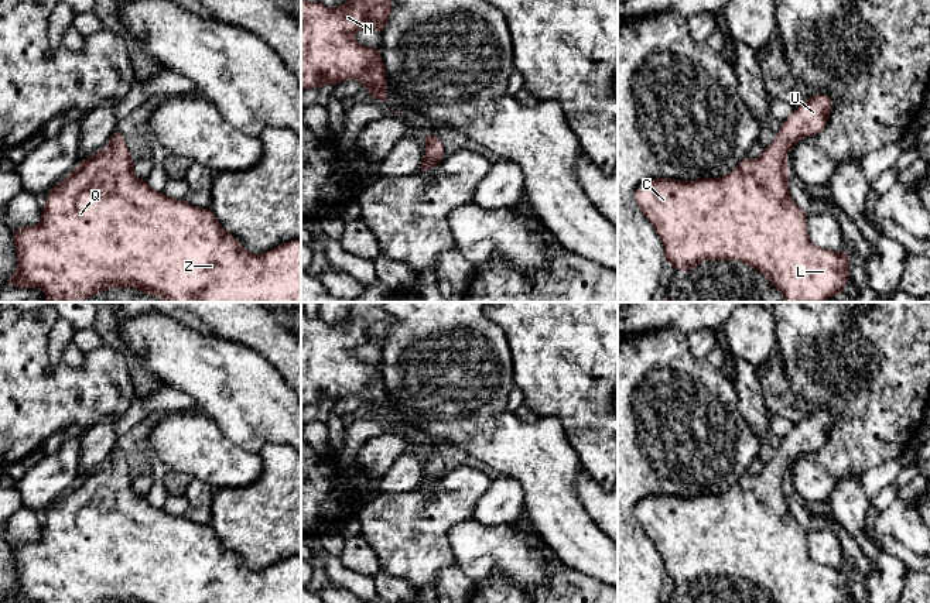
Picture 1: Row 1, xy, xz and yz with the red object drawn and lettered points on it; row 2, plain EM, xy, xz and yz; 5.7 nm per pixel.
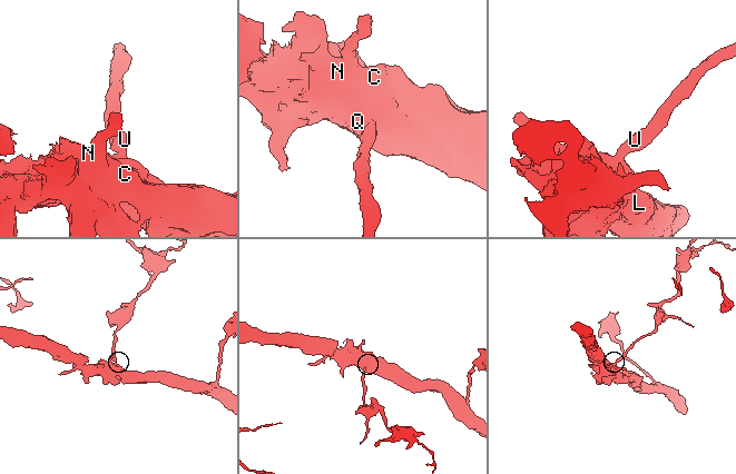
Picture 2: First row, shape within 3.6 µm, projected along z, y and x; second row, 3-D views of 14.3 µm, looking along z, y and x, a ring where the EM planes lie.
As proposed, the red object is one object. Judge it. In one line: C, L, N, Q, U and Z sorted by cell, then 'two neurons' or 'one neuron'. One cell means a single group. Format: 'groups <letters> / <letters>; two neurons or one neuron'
groups C L N Q U Z; one neuron

